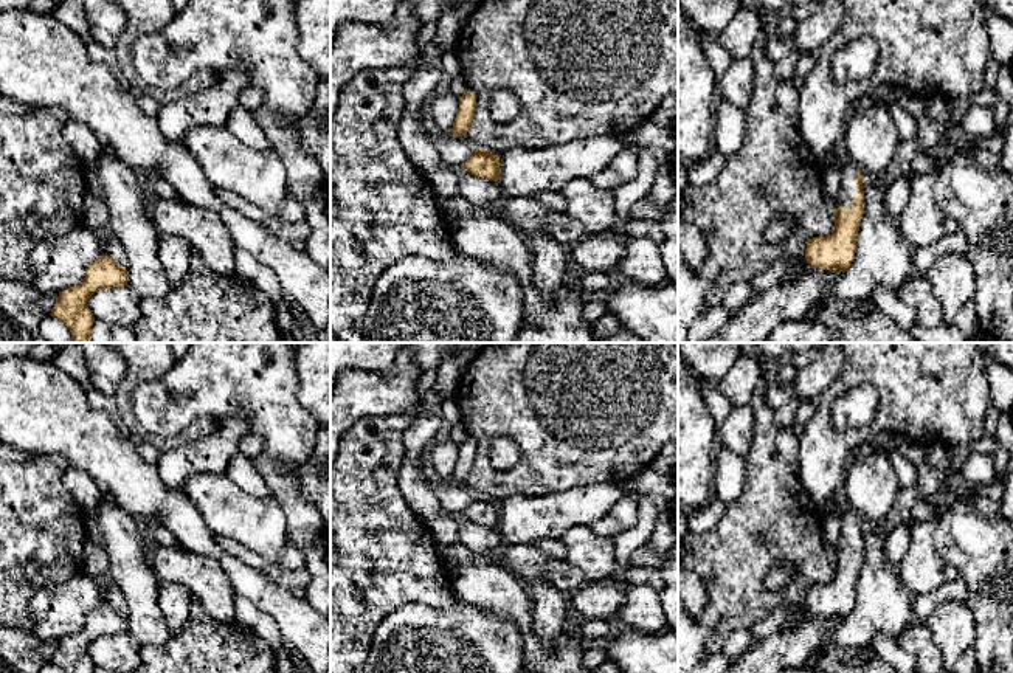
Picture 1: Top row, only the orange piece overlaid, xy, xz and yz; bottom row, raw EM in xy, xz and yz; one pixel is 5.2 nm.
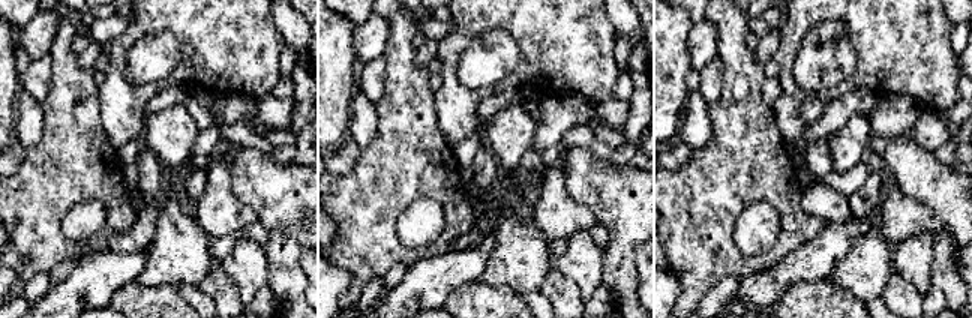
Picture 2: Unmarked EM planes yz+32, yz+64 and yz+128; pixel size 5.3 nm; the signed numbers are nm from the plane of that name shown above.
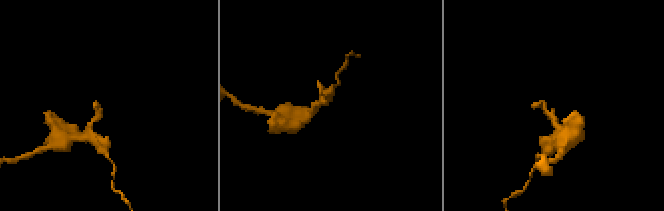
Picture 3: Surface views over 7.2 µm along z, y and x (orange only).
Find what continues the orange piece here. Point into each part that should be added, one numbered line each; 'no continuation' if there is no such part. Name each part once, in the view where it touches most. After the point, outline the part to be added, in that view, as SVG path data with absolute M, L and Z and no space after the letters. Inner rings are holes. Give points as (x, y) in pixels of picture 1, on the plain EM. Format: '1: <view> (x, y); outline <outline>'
1: yz (847, 537); outline M850 507L849 510L839 513L841 518L841 533L839 533L839 544L833 557L836 555L849 555L853 550L856 541L856 521L863 519L856 515L856 512Z

